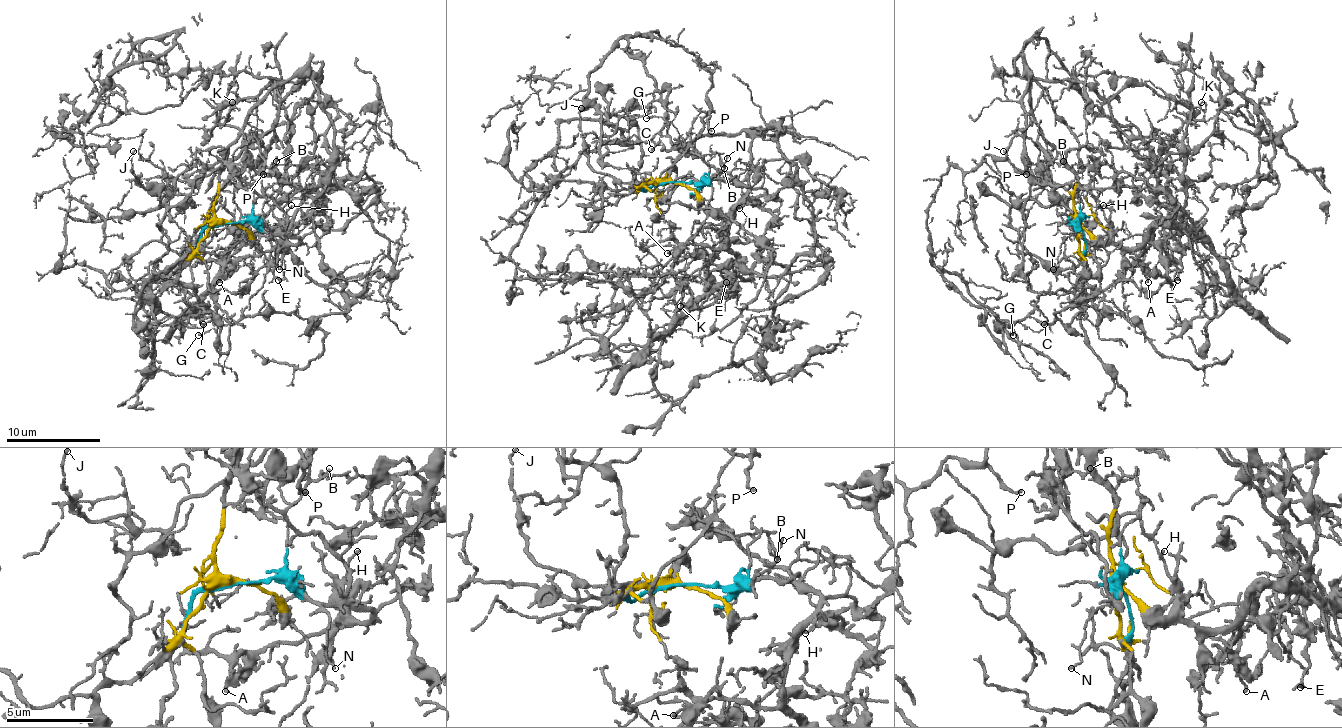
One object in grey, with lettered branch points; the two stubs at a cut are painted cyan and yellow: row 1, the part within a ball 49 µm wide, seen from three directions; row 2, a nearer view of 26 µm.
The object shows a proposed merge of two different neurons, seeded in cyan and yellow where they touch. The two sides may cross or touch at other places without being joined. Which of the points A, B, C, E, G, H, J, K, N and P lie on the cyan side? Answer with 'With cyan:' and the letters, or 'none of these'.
With cyan: A, B, E, H, N

